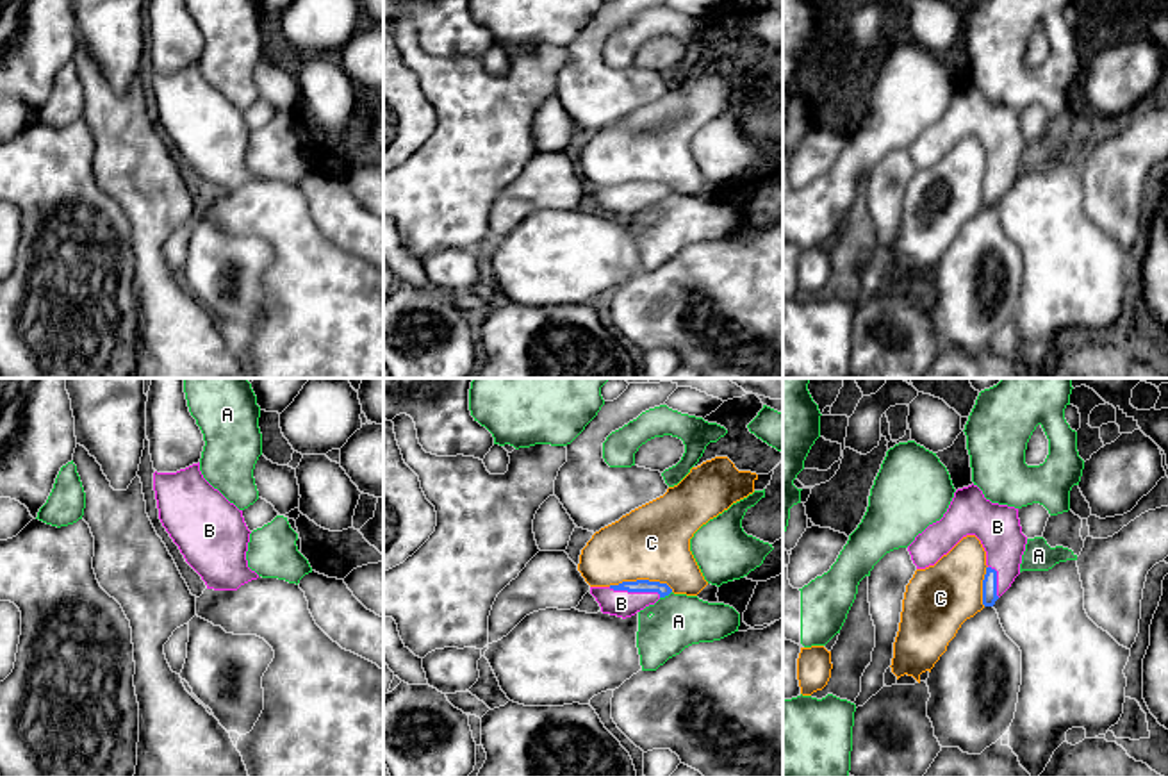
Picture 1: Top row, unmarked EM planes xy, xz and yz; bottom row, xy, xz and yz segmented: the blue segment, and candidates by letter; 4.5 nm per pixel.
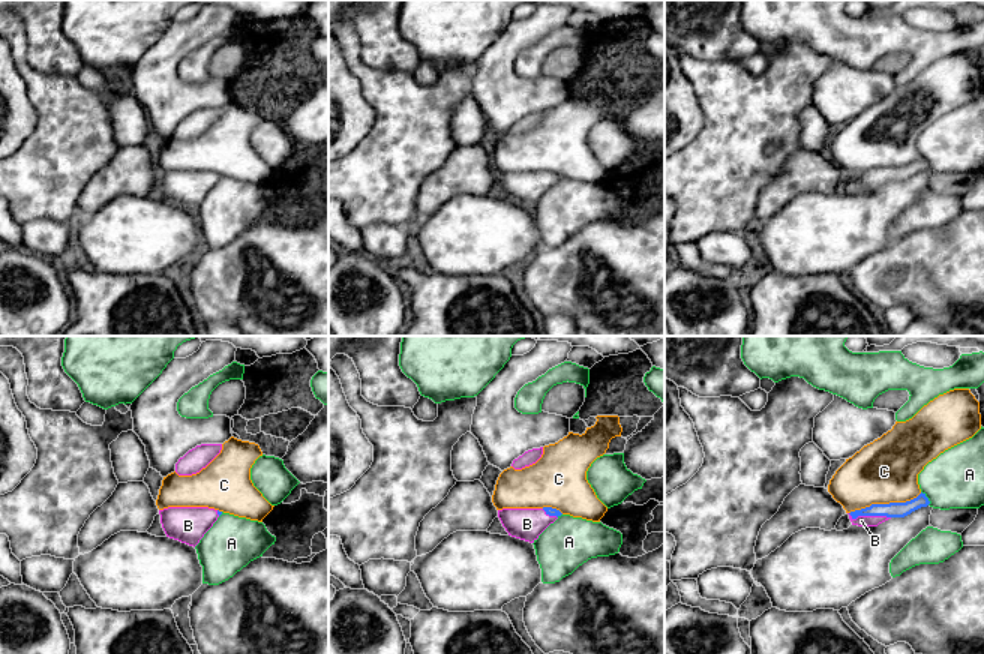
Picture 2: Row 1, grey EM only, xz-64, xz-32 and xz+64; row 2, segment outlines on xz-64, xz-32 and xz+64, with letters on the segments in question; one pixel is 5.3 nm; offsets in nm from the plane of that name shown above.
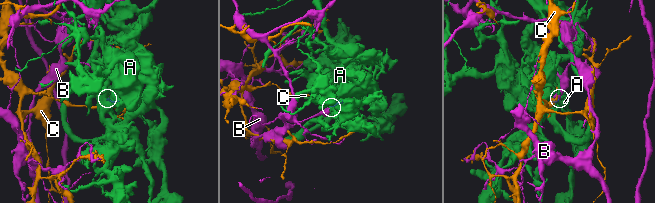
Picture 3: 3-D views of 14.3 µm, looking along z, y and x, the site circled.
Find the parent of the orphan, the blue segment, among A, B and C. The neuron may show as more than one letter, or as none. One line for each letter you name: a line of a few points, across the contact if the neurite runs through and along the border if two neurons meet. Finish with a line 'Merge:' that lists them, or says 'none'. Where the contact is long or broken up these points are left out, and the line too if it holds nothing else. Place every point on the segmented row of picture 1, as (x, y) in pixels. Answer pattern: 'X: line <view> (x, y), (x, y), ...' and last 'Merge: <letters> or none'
B: line xz (641, 586), (635, 591), (621, 603)
Merge: B

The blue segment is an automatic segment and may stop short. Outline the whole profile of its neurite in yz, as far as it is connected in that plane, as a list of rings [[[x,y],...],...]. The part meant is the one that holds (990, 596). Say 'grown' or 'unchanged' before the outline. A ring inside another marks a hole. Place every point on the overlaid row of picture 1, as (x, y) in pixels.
grown; [[[974,483],[958,489],[943,517],[918,533],[908,551],[917,569],[925,569],[966,535],[975,535],[986,551],[983,605],[993,607],[1020,574],[1027,537],[1018,508],[991,503]]]

